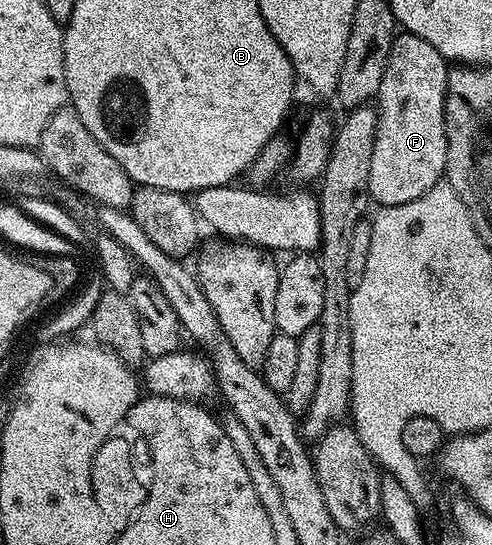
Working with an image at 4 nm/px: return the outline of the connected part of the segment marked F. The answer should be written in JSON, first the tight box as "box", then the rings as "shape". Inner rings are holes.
{"box":[369,32,449,206],"shape":[[[406,32],[394,36],[393,46],[387,55],[387,67],[383,71],[383,83],[379,83],[375,98],[377,134],[375,147],[371,151],[369,196],[378,206],[411,203],[411,199],[419,199],[419,195],[431,191],[431,187],[435,187],[444,178],[447,163],[445,92],[449,70],[444,55],[435,51],[427,39],[419,39]]]}

